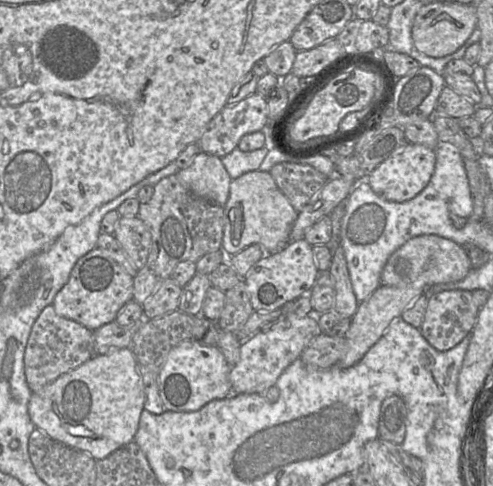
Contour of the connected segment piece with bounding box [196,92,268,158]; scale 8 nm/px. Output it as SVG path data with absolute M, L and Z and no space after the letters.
M255 92L234 105L226 105L196 143L202 152L222 158L238 147L244 135L264 131L267 125L267 98Z

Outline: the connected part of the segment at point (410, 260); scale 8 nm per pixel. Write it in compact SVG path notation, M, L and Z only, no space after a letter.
M421 235L409 239L391 254L381 273L381 285L422 288L456 282L464 279L471 268L466 247L438 235Z

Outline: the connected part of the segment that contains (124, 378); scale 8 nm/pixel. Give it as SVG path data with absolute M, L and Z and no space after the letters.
M121 348L97 354L39 392L32 392L28 413L35 427L97 461L134 440L144 403L139 364L130 348Z

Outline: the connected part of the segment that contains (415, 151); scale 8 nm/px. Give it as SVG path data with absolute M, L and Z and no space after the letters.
M408 143L377 166L367 177L367 182L380 198L391 202L405 202L417 196L427 186L434 173L435 164L435 149Z

